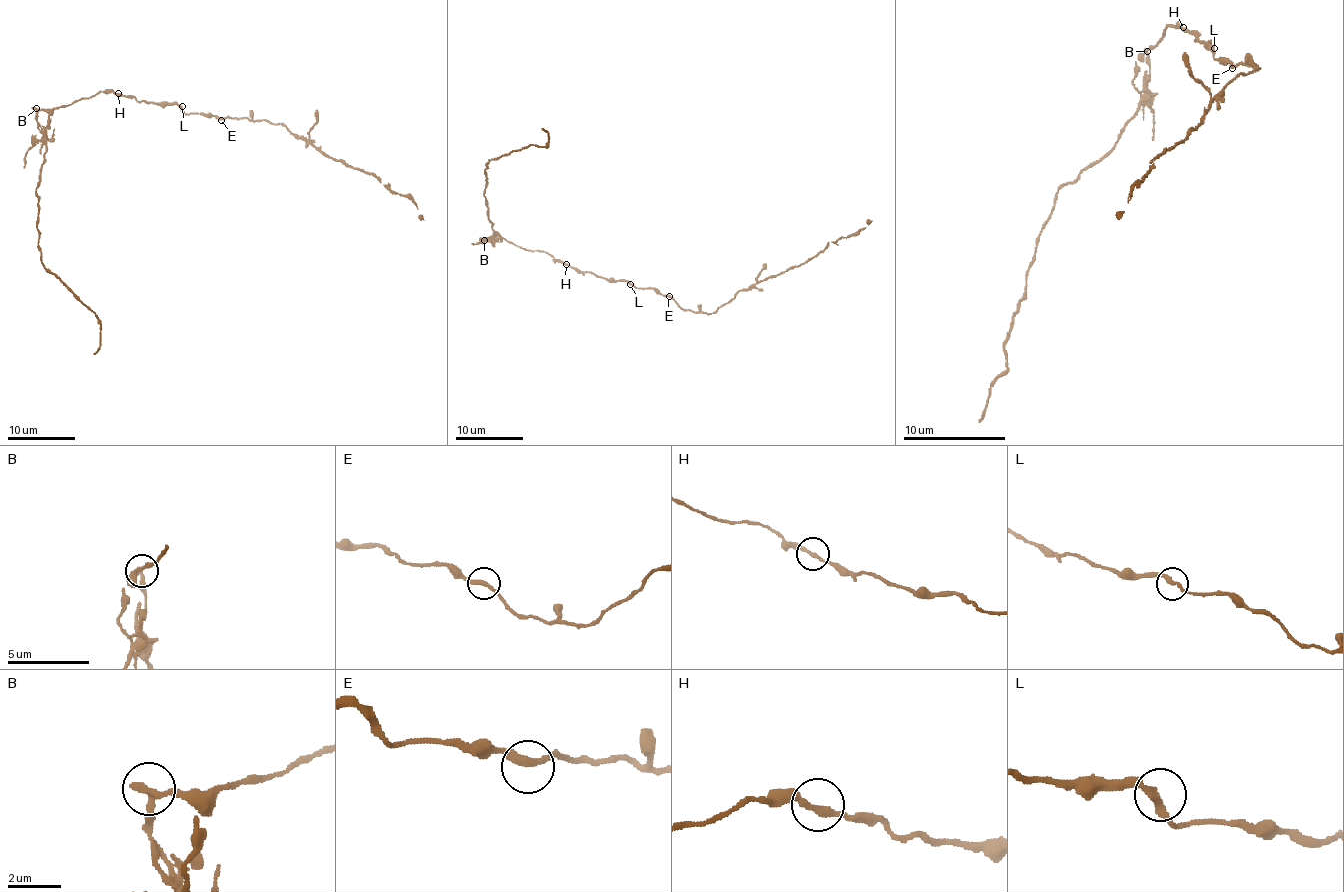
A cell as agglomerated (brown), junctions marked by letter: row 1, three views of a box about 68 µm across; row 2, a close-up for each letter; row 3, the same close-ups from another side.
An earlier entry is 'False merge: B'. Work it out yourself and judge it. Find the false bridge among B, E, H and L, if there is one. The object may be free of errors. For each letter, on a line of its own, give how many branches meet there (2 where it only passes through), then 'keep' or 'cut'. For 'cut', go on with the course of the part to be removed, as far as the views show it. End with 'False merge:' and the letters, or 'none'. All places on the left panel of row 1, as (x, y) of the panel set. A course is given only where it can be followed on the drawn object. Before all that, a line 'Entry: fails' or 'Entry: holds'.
Entry: holds
B: branches 2; cut; course (37, 108), (37, 122), (45, 137), (37, 228), (40, 257), (47, 268), (97, 319), (101, 344), (94, 354)
E: branches 2; keep
H: branches 2; keep
L: branches 2; keep
False merge: B

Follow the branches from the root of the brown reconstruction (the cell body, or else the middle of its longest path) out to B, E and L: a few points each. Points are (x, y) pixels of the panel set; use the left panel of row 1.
B: (116, 94), (101, 91), (52, 110), (37, 108)
E: (116, 94), (131, 96), (138, 101), (177, 105), (185, 113), (210, 113), (221, 120)
L: (116, 94), (131, 96), (138, 101), (182, 106)

